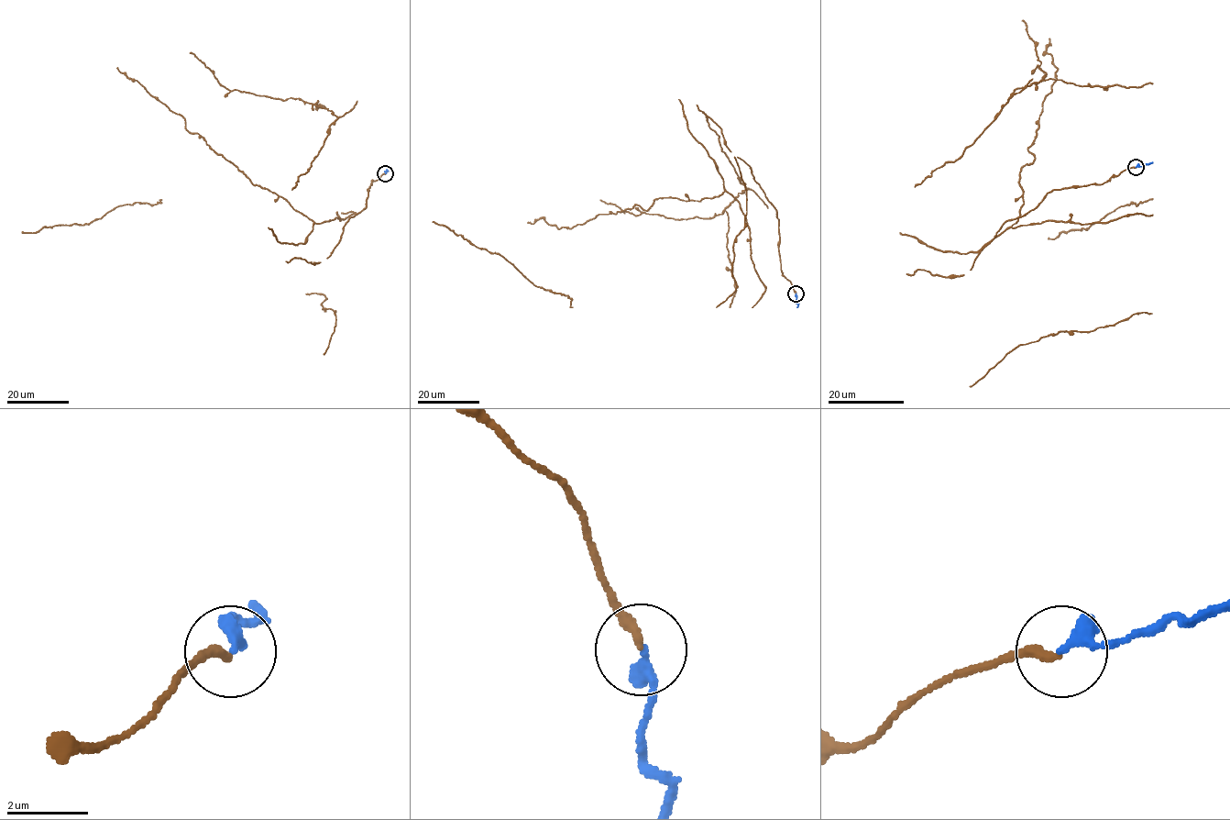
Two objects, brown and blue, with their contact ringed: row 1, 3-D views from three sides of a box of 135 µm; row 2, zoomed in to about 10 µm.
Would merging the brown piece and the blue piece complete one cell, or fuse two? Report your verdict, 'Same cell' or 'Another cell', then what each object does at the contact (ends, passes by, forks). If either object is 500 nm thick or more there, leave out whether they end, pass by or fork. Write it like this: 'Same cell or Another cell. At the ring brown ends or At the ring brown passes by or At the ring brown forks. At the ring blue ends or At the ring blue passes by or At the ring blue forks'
Same cell. At the ring brown ends. At the ring blue ends

